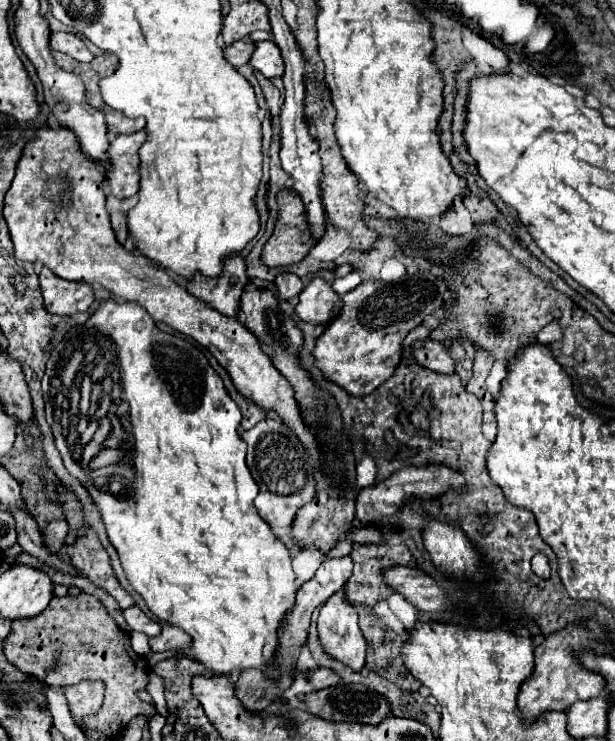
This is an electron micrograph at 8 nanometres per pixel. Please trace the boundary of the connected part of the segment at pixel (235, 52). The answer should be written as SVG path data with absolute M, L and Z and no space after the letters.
M246 36L246 38L238 40L236 44L226 46L226 48L224 48L224 54L226 54L226 60L228 60L232 66L242 66L242 64L246 64L246 62L252 58L254 48L256 48L256 42L254 42L250 36Z

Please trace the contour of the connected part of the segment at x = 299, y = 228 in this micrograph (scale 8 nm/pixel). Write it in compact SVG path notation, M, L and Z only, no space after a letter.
M284 188L278 192L278 206L280 206L280 216L274 234L270 236L262 252L264 264L272 268L300 262L316 244L300 196Z

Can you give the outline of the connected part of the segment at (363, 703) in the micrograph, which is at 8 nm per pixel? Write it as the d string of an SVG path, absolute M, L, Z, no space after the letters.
M338 684L314 694L302 694L298 696L314 716L330 722L358 722L358 724L380 724L380 720L388 718L390 712L390 702L386 696L368 690L362 684Z

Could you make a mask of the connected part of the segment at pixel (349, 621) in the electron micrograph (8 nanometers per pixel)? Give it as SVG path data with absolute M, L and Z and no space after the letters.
M336 592L320 608L318 632L324 650L352 670L362 670L366 640L358 628L358 614L344 592Z

